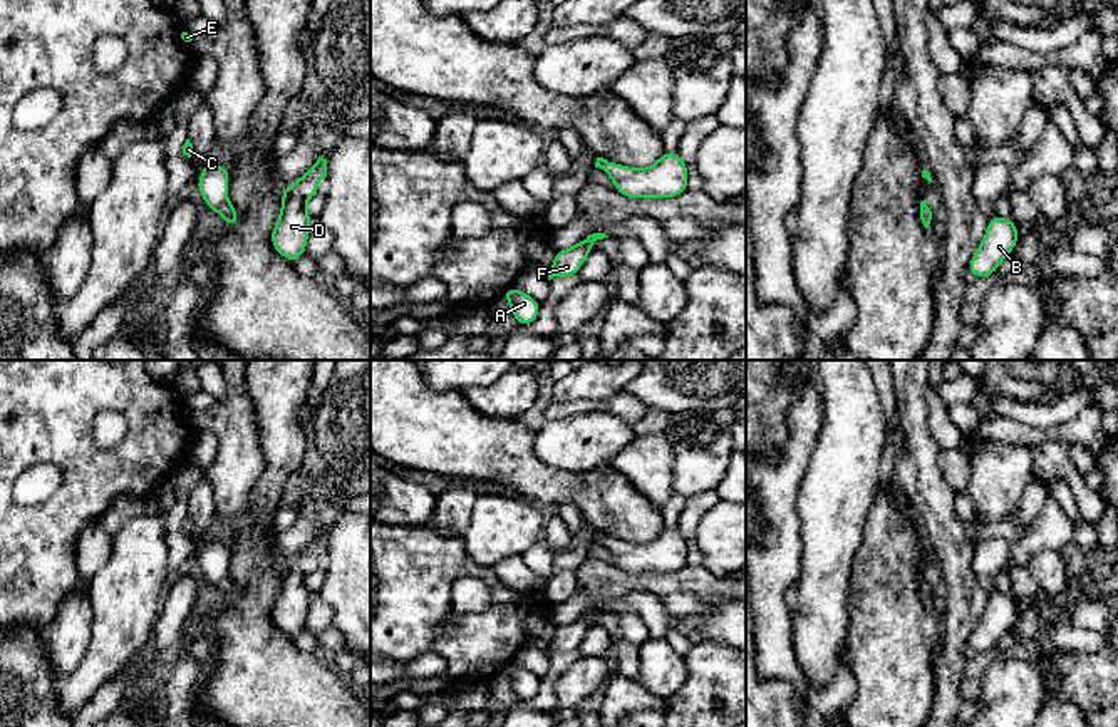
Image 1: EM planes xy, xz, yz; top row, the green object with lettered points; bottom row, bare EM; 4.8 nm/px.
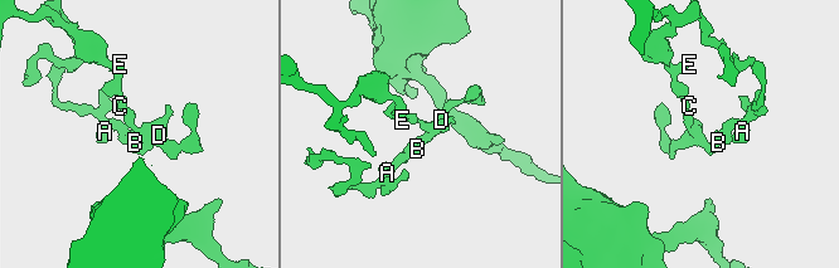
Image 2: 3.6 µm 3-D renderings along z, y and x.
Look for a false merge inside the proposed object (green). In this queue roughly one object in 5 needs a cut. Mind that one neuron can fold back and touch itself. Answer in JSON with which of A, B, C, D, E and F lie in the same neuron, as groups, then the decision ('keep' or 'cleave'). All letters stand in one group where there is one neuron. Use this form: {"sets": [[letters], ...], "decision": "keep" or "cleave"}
{"sets": [["A", "B", "C", "D", "E", "F"]], "decision": "keep"}

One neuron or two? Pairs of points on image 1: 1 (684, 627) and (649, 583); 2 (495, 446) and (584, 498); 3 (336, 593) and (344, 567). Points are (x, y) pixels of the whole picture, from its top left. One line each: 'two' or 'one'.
1: two
2: one
3: one

